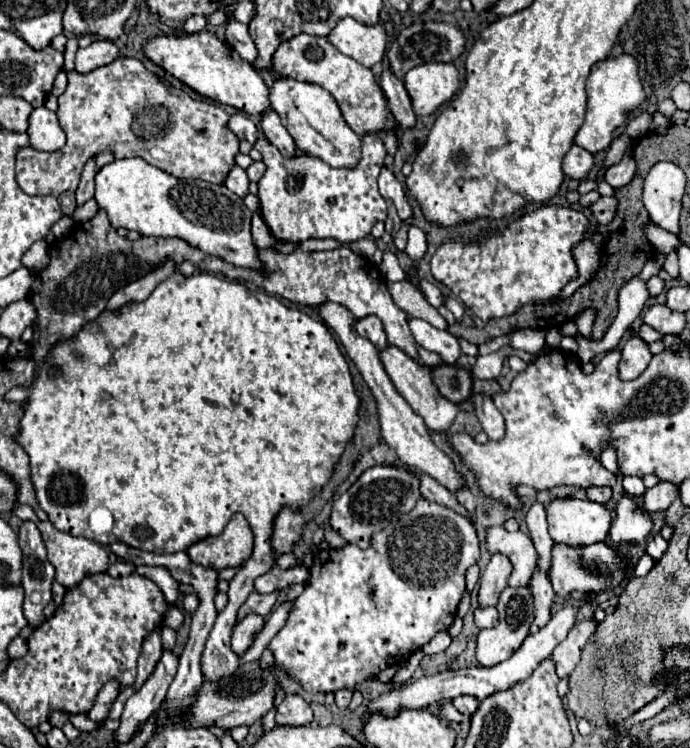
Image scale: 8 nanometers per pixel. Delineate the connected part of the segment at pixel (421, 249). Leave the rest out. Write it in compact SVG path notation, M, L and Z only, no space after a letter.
M410 226L408 231L407 245L404 252L413 260L420 260L427 250L427 239L425 233L416 229L415 226Z

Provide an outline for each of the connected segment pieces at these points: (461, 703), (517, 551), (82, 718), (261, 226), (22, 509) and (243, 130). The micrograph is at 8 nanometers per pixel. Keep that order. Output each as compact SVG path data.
M459 696L453 700L453 706L461 712L461 714L473 714L479 706L479 700L473 696Z
M503 526L489 528L487 548L491 554L507 554L513 564L513 576L509 576L509 586L527 586L535 570L537 552L533 542L523 532L507 532Z
M71 714L69 722L79 730L79 732L93 732L97 730L97 722L93 722L87 714Z
M259 212L253 214L253 222L251 222L251 232L253 232L253 240L259 248L271 248L275 245L276 239L271 234L269 228L265 226L263 218Z
M17 504L15 510L13 510L13 514L19 516L21 520L33 520L33 522L39 526L39 530L41 530L41 534L43 534L43 542L45 542L45 546L47 546L47 558L49 558L49 562L55 566L55 580L57 580L59 584L63 584L65 588L75 586L79 580L83 580L83 578L89 576L89 574L107 572L109 554L107 554L107 550L105 550L101 544L97 544L97 542L93 542L93 540L87 540L87 538L71 536L71 534L67 534L67 532L61 532L61 530L57 530L49 520L47 520L47 522L39 522L37 516L35 516L35 512L33 512L33 508L27 506L27 504Z
M237 112L237 114L233 114L233 116L229 118L227 126L231 128L231 132L233 132L239 140L249 140L251 144L255 144L255 140L257 140L257 126L255 126L255 122L253 122L251 116L247 116L247 114L243 114L243 112Z

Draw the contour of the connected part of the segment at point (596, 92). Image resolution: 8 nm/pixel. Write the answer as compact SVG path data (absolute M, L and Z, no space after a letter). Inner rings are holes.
M619 56L597 62L587 78L587 96L587 116L583 126L577 130L575 144L591 154L599 154L609 148L613 132L625 124L627 114L645 100L645 92L637 76L637 60L633 56Z

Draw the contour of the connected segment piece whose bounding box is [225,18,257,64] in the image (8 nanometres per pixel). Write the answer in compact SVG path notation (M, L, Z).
M229 18L227 28L225 28L225 38L231 44L231 48L235 48L241 54L243 60L247 60L247 62L253 64L253 60L257 58L257 48L253 44L253 40L251 40L245 24L237 22L235 18Z

